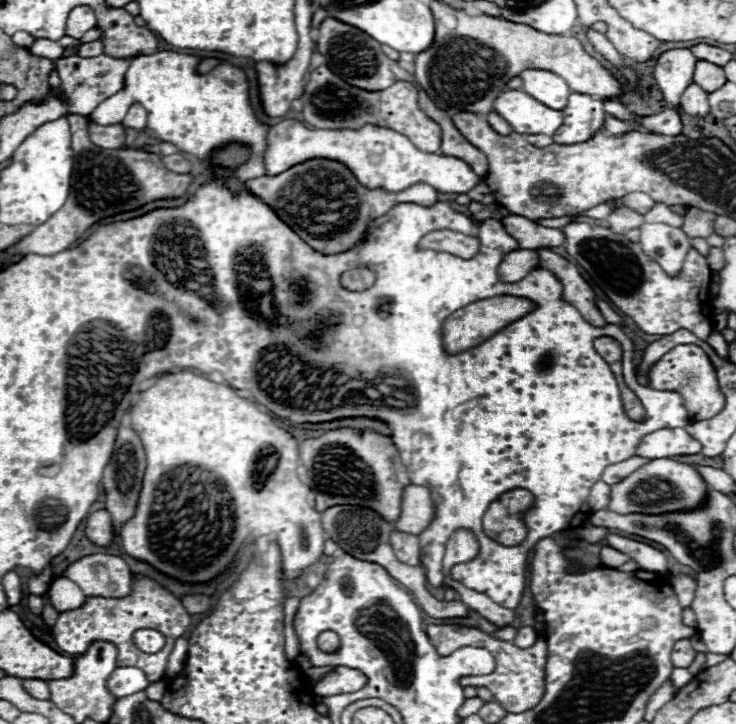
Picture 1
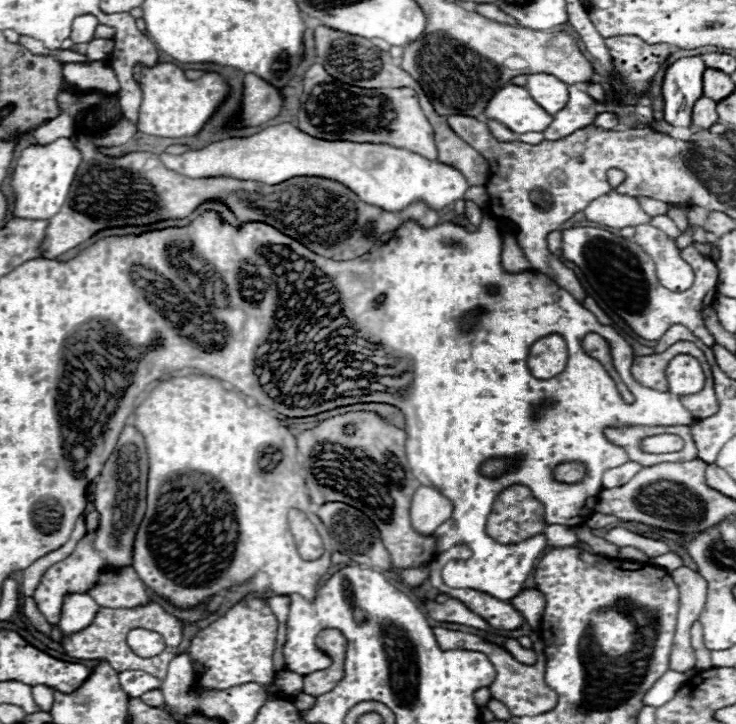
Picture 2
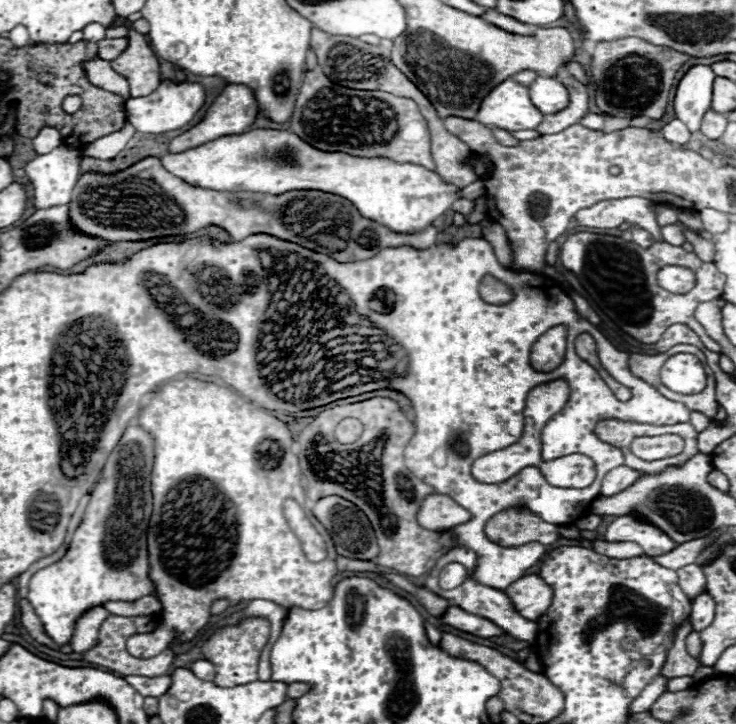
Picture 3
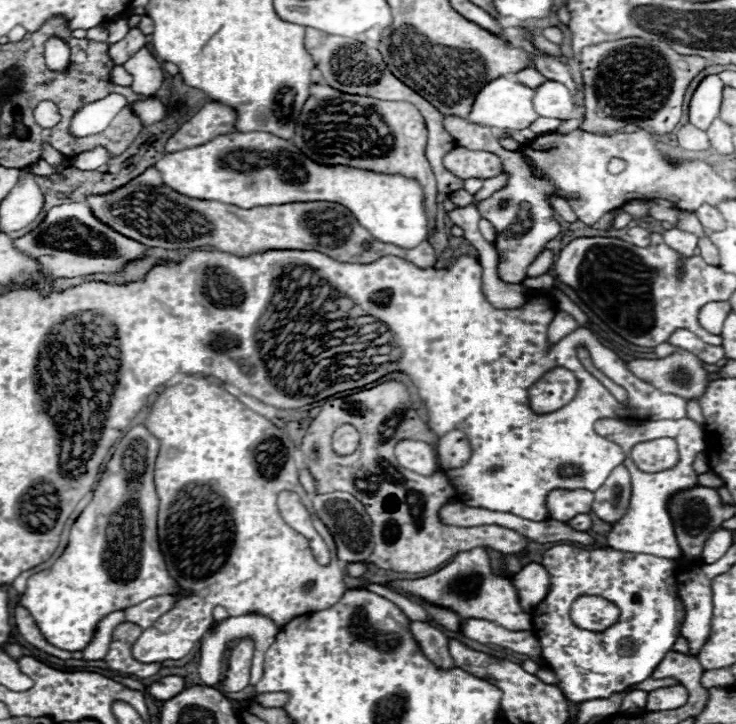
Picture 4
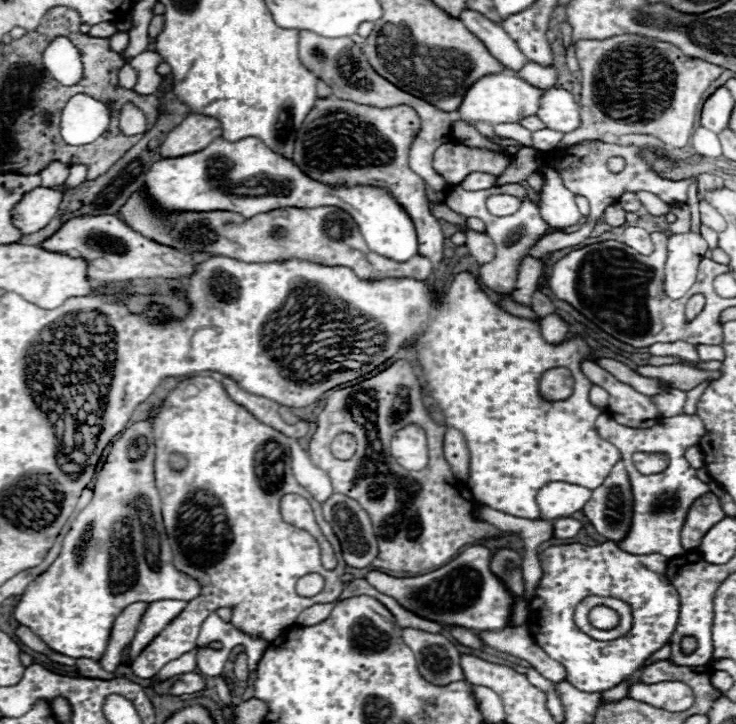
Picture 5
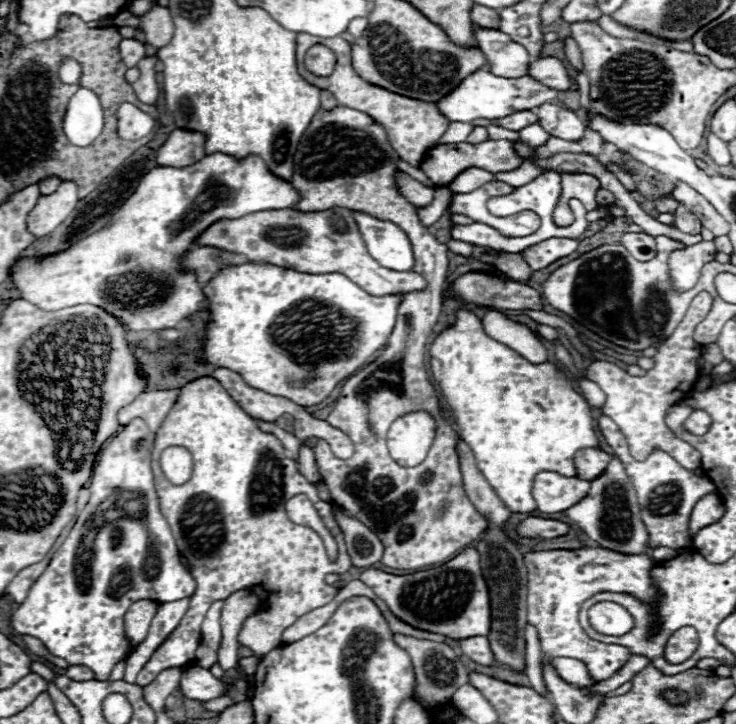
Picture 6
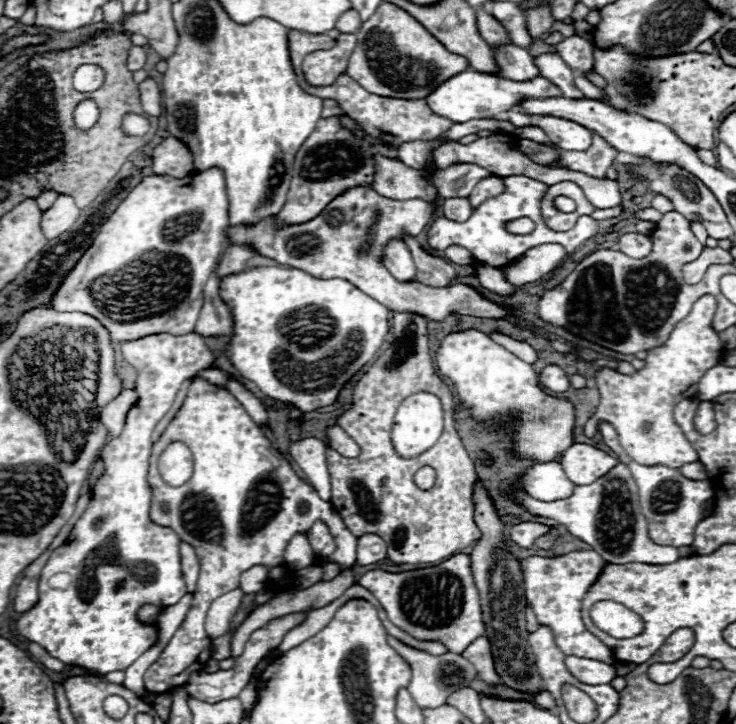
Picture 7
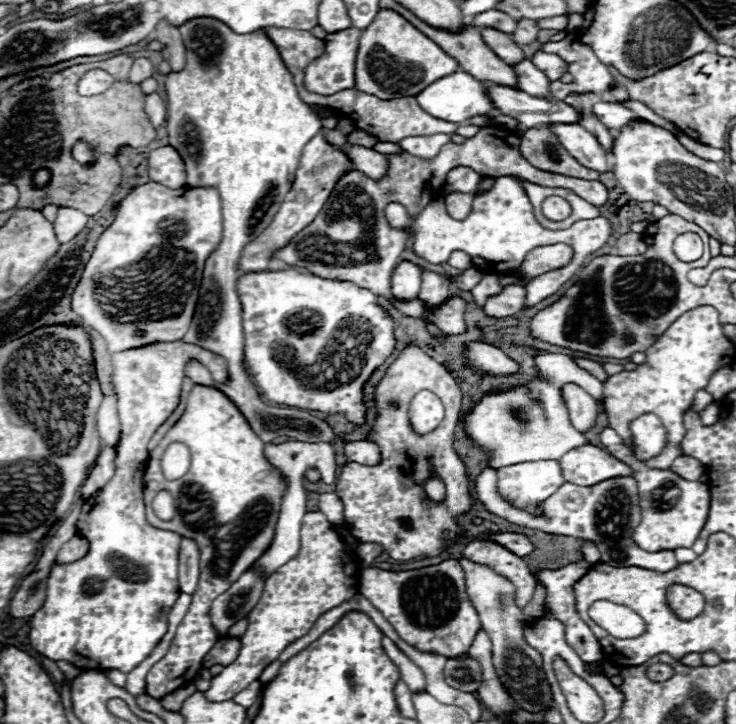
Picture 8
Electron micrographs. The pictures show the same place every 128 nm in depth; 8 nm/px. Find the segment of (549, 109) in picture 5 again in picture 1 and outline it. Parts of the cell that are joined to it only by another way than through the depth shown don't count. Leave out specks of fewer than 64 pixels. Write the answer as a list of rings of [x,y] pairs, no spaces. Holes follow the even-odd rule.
[[[528,68],[518,76],[522,78],[522,90],[538,102],[542,102],[544,106],[562,110],[568,104],[568,96],[572,94],[572,90],[564,82],[564,78],[556,76],[554,72]]]

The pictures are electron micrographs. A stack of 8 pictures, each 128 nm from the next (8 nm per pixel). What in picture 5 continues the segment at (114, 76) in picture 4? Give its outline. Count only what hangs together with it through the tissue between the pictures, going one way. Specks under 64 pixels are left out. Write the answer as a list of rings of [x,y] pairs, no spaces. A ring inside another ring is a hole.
[[[128,62],[124,64],[124,68],[120,68],[118,78],[120,78],[120,84],[124,88],[134,88],[134,84],[136,84],[136,72],[134,72],[134,68]]]

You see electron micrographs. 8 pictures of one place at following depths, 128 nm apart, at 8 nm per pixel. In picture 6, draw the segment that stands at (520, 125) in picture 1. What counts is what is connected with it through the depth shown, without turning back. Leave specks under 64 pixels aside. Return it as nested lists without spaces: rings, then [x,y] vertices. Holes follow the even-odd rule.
[[[478,70],[478,72],[470,74],[452,94],[442,98],[436,106],[450,122],[472,122],[472,120],[480,120],[480,118],[500,120],[500,118],[506,118],[514,112],[532,110],[544,102],[554,102],[554,100],[558,100],[558,92],[542,86],[534,78],[522,76],[516,80],[508,80],[508,78],[496,76],[488,70]]]

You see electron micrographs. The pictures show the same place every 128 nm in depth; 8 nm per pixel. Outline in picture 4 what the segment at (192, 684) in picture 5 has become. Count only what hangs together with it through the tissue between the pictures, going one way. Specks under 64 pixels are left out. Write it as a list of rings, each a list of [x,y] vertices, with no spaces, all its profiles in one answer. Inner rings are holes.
[[[166,676],[160,682],[148,684],[146,694],[150,694],[156,700],[168,700],[168,698],[176,696],[184,686],[186,686],[186,680],[182,676]]]

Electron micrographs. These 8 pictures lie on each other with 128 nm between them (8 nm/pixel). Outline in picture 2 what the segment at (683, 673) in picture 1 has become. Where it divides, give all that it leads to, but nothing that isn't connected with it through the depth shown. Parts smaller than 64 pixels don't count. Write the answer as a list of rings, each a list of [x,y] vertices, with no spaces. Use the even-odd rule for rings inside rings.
[[[668,670],[668,672],[656,682],[656,686],[646,692],[644,704],[646,704],[646,706],[662,706],[662,704],[666,704],[666,702],[672,700],[674,694],[686,684],[686,680],[688,680],[688,674],[680,674],[680,672]]]

